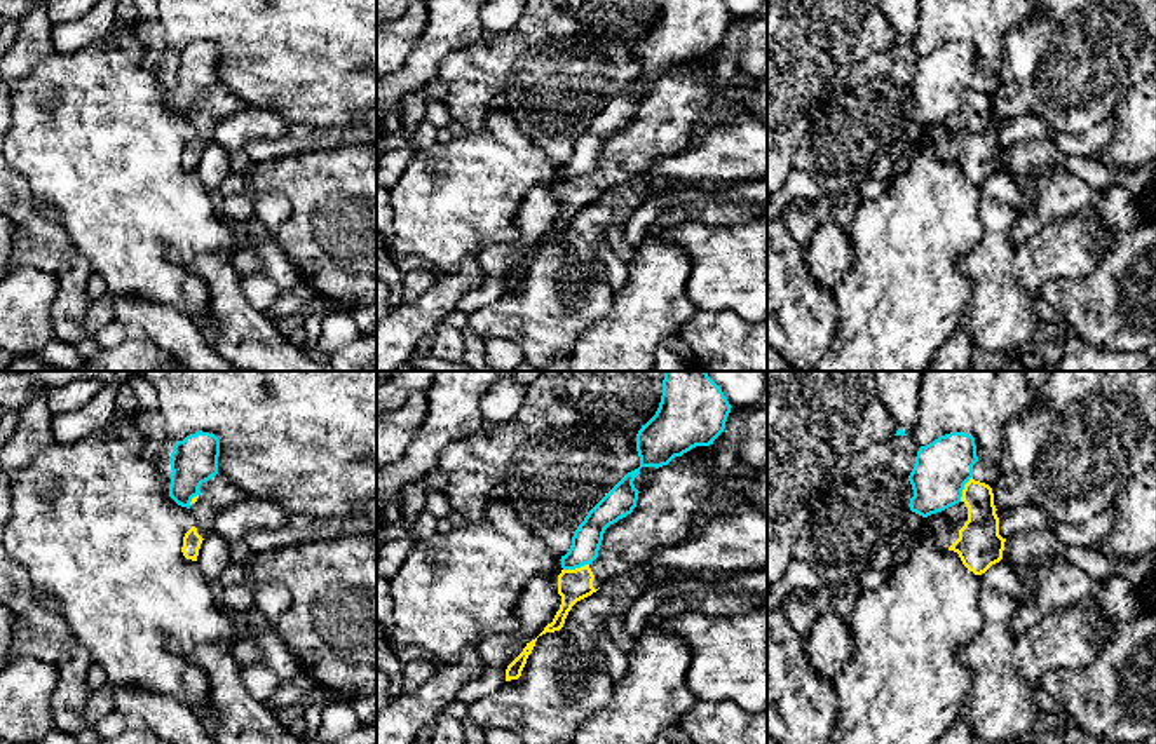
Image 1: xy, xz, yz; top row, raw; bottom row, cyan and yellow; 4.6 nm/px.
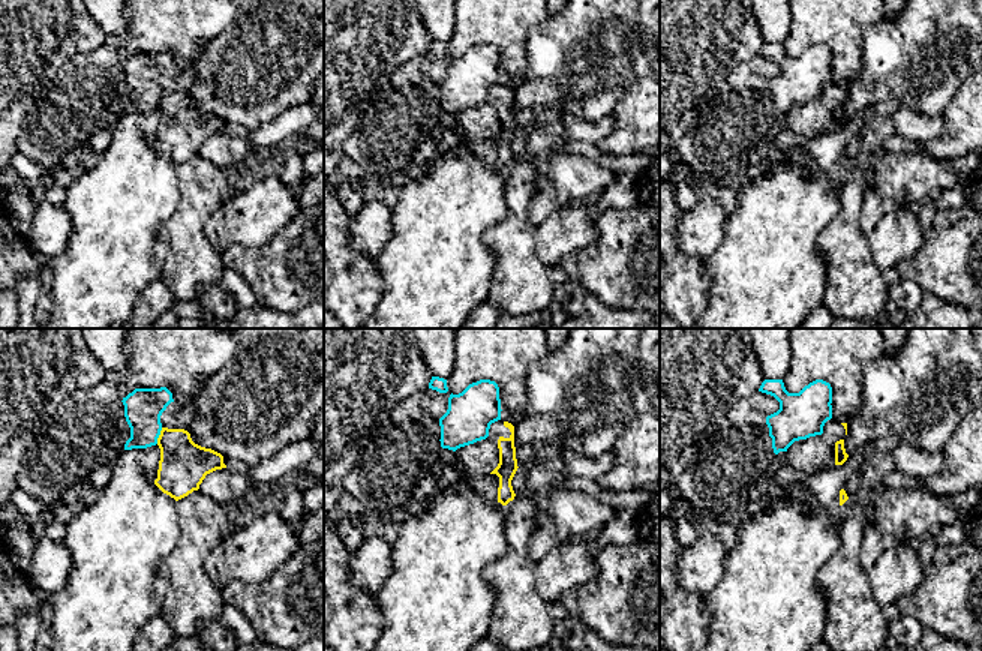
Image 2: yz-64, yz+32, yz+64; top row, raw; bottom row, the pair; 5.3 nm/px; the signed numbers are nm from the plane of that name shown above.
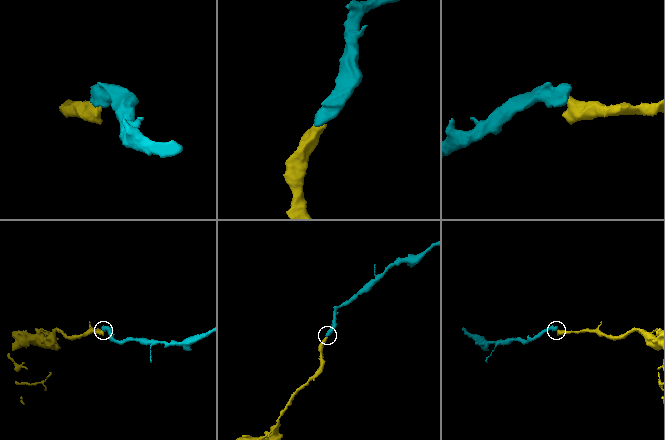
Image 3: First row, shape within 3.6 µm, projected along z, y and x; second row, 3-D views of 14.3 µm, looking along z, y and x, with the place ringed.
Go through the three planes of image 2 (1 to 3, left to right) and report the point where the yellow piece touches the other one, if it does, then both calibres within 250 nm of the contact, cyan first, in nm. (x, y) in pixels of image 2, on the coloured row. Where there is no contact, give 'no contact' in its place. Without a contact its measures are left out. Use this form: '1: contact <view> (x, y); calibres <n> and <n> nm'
1: contact yz-64 (159, 434); calibres 200 and 260 nm
2: no contact
3: no contact

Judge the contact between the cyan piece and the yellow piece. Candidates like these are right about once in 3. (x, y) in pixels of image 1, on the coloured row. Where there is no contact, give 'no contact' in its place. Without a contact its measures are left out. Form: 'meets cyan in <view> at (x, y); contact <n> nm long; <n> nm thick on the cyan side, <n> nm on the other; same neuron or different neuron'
meets cyan in xz at (576, 567); contact 120 nm long; 140 nm thick on the cyan side, 140 nm on the other; different neuron

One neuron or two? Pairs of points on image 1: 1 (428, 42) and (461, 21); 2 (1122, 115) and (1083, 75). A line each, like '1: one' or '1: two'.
1: one
2: two

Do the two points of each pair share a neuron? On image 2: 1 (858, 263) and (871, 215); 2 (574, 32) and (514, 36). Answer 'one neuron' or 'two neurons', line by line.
1: two neurons
2: two neurons

